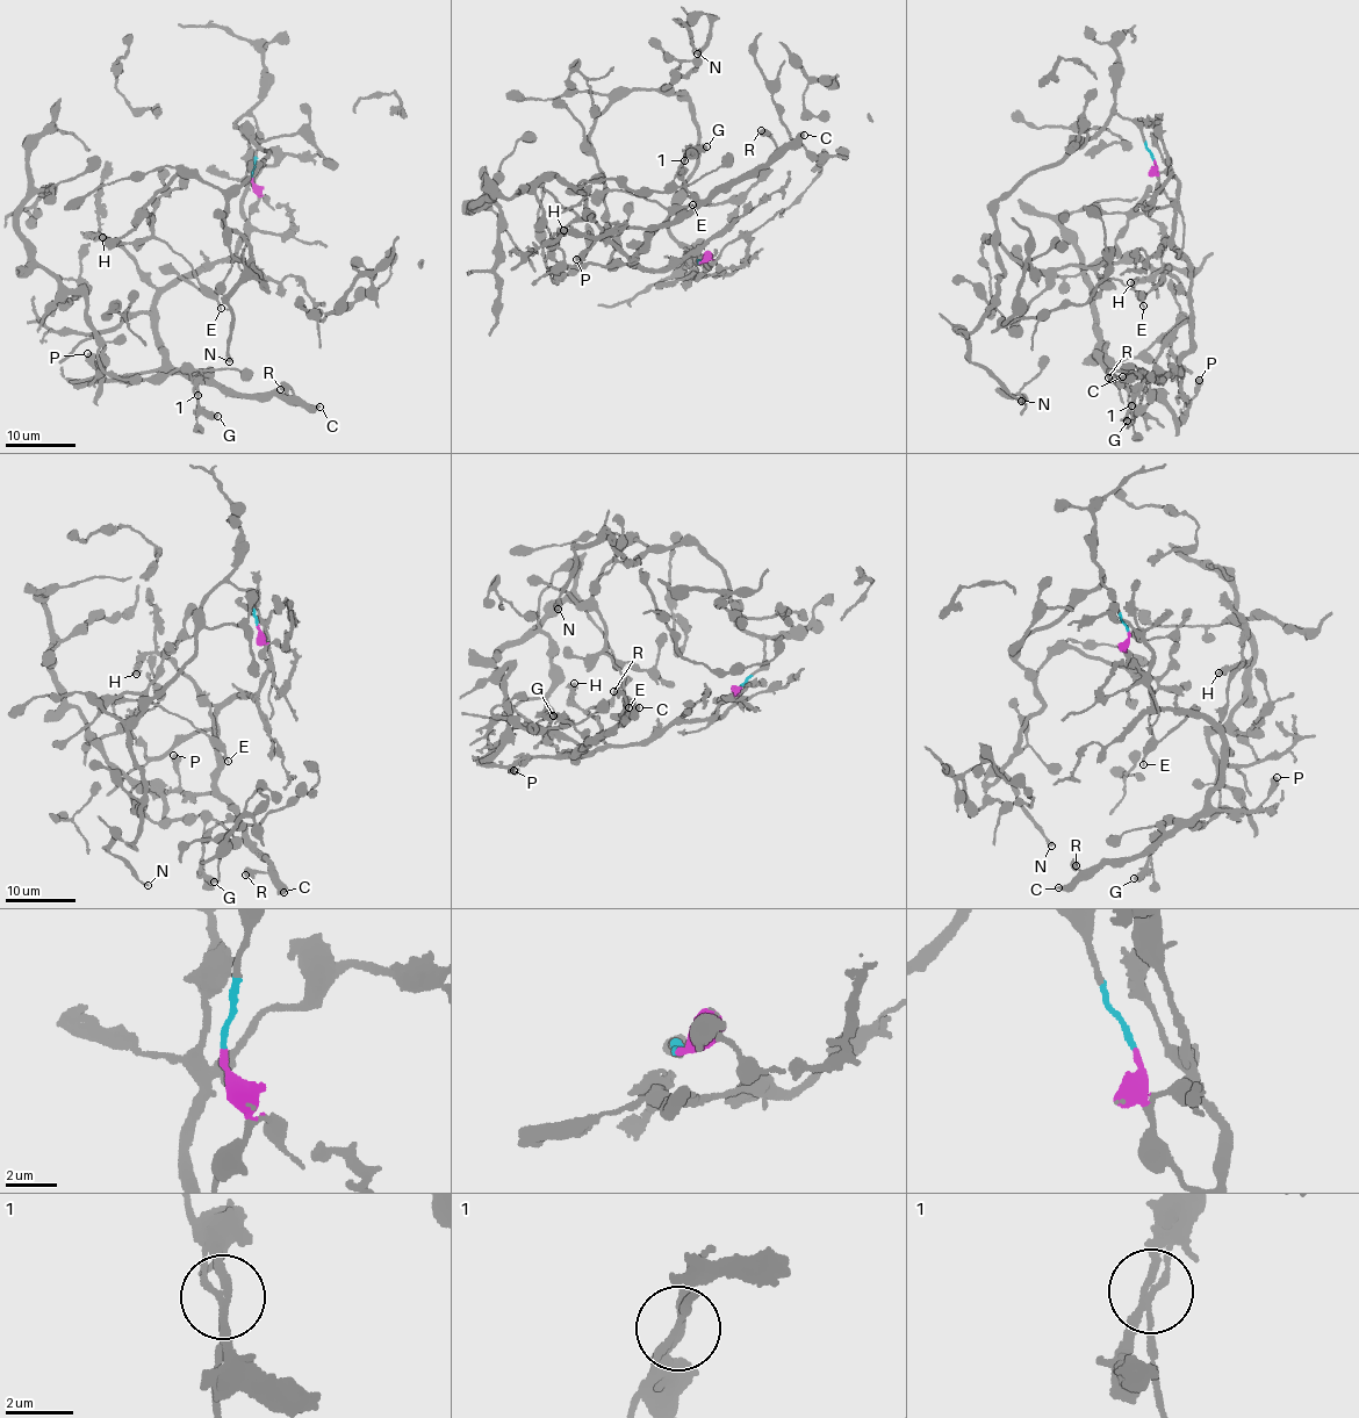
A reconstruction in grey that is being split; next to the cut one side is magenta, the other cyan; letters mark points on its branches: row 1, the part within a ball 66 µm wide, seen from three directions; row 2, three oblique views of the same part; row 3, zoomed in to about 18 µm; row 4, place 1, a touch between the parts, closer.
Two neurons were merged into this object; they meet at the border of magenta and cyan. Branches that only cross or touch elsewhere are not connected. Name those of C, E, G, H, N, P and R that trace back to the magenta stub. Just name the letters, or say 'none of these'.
C, G, H, P, R

